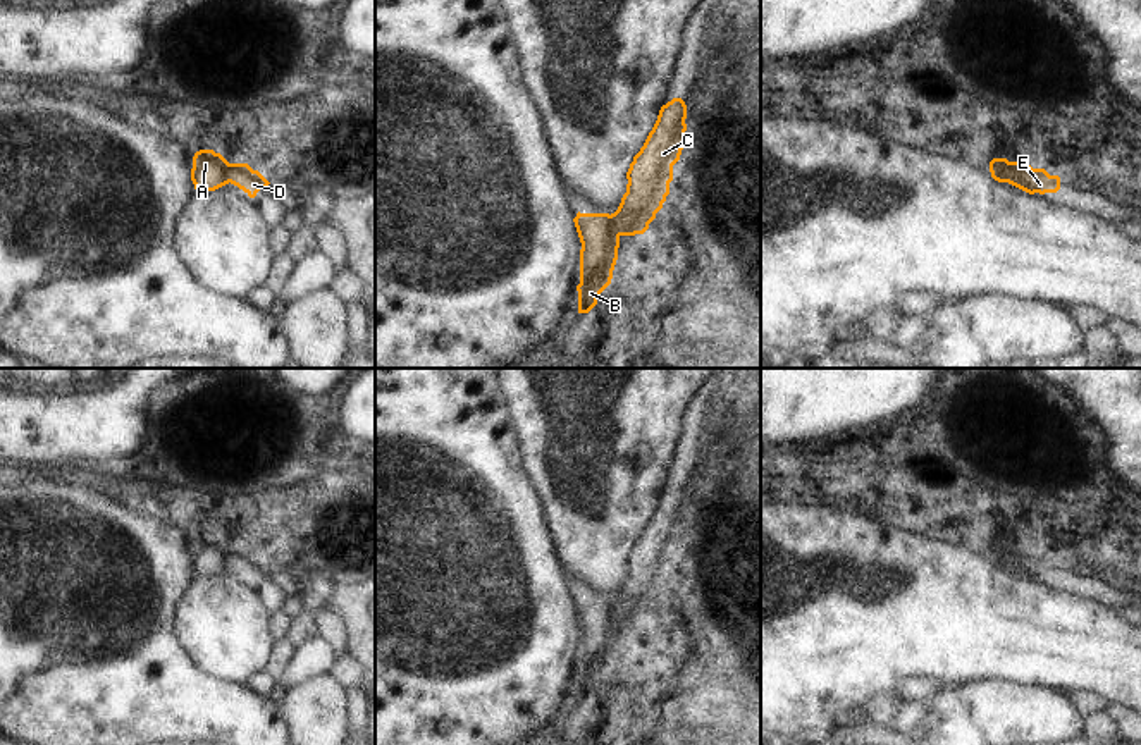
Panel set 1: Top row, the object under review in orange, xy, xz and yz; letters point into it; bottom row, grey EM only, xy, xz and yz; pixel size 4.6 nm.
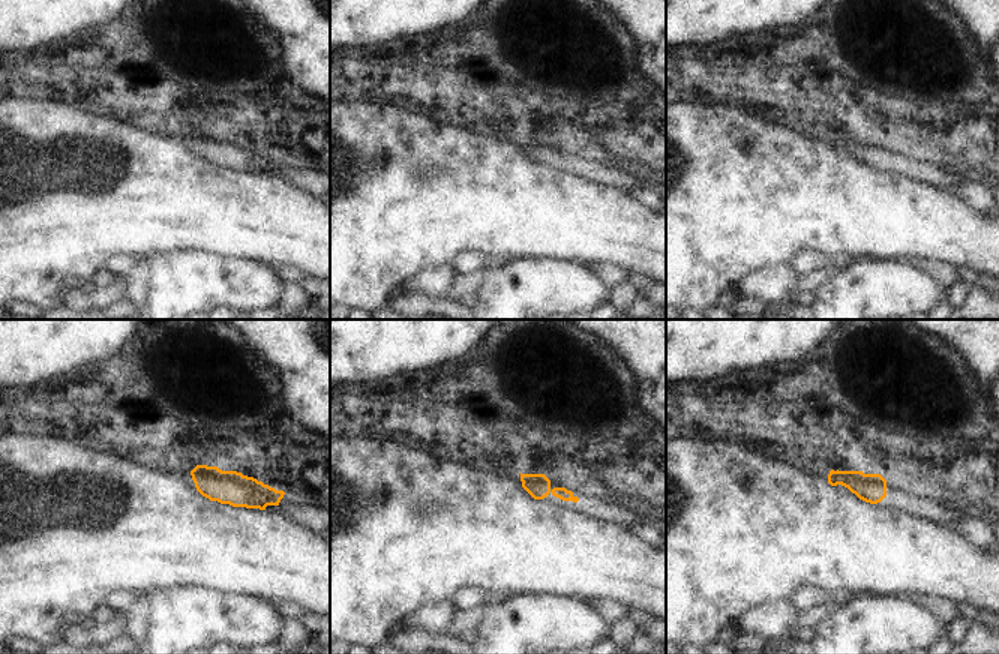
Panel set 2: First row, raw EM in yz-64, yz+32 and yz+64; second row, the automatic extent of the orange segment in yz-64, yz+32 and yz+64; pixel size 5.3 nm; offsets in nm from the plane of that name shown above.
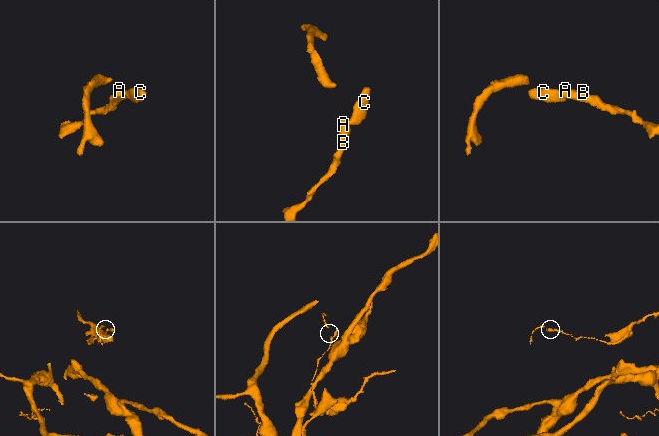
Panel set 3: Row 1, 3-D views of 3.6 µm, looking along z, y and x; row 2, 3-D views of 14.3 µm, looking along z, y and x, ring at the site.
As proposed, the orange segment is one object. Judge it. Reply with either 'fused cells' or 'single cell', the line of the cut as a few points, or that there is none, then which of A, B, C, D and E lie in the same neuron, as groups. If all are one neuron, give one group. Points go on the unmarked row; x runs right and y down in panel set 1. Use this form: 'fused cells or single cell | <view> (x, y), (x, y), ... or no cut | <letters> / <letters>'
fused cells | yz (990, 547), (993, 551), (1005, 551), (1007, 566) | A B E / C D

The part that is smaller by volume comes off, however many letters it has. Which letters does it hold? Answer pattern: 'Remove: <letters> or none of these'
Remove: C, D

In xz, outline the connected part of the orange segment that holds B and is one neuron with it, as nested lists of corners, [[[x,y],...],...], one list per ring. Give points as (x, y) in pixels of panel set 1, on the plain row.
[[[577,599],[573,604],[580,635],[578,699],[589,699],[611,669],[618,645],[620,621],[609,599]]]

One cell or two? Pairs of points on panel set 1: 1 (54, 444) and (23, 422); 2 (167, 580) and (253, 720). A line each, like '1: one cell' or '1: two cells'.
1: one cell
2: one cell

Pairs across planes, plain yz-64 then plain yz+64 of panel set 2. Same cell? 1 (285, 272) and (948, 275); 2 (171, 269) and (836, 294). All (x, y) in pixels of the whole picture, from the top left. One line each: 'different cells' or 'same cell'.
1: same cell
2: same cell

